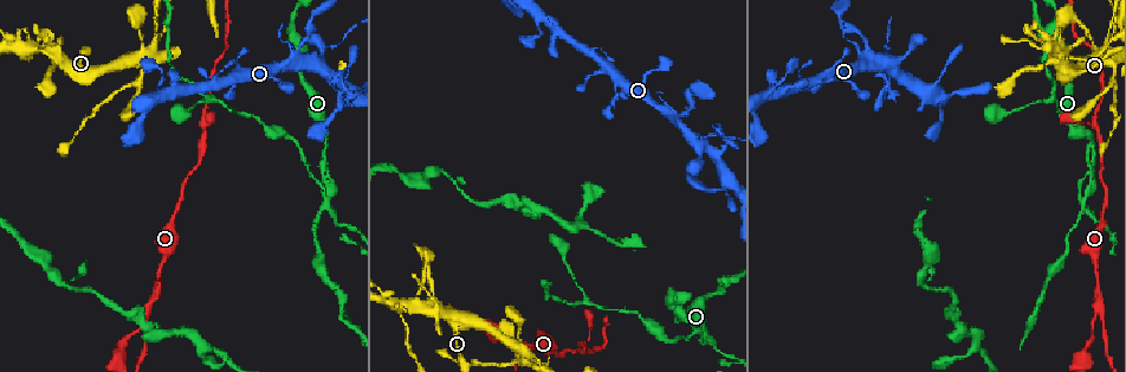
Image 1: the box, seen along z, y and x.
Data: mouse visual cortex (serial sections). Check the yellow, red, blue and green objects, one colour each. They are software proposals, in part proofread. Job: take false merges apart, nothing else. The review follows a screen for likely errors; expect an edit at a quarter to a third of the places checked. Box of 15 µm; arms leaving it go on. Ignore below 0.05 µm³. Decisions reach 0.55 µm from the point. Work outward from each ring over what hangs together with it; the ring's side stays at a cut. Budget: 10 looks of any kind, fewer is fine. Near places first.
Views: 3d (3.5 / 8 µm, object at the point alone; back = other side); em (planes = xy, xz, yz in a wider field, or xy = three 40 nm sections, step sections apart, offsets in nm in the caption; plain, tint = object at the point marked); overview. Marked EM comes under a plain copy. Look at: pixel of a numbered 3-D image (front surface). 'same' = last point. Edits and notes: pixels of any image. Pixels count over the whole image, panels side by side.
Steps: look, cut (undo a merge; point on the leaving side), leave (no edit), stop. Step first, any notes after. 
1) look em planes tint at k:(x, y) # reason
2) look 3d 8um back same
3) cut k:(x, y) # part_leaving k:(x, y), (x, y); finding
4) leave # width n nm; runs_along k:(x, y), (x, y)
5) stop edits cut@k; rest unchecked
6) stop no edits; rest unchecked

look 3d 3.5um back at 1:(1107, 39) # side arm on a straight run

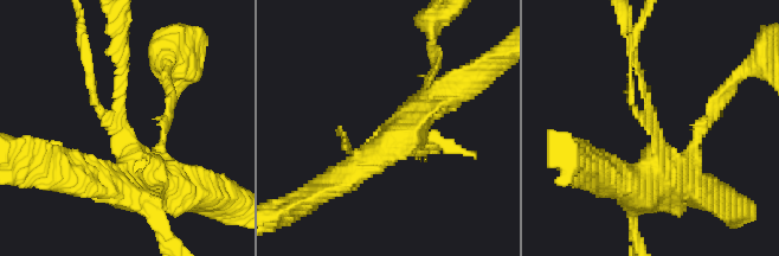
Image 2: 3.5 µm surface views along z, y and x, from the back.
look em xy step 2 tint at 2:(121, 132) # arms 3; arm_widths 100, 100, 400 nm

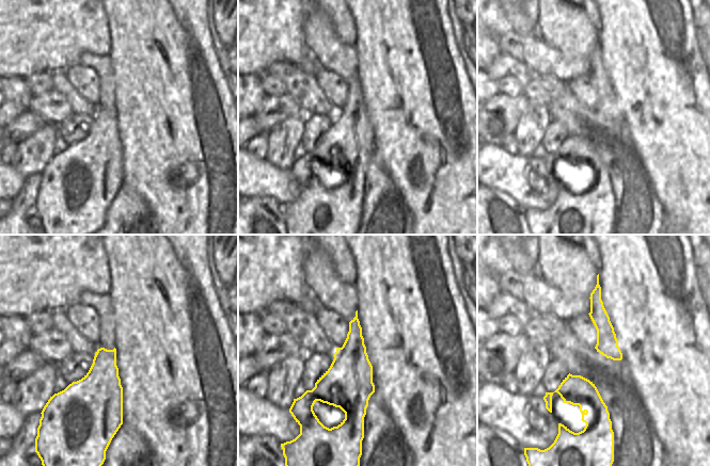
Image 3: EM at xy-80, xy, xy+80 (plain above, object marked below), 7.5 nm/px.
leave # continuous, no second cell

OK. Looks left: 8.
look 3d 8um back at 1:(402, 302) # four-way junction

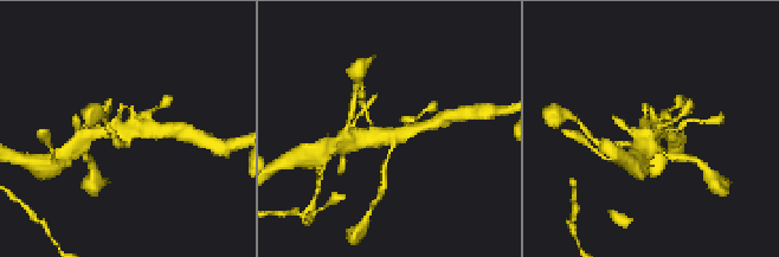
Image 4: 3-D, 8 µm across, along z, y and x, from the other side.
look em xy step 1 tint at 4:(126, 133) # shape alone is not enough

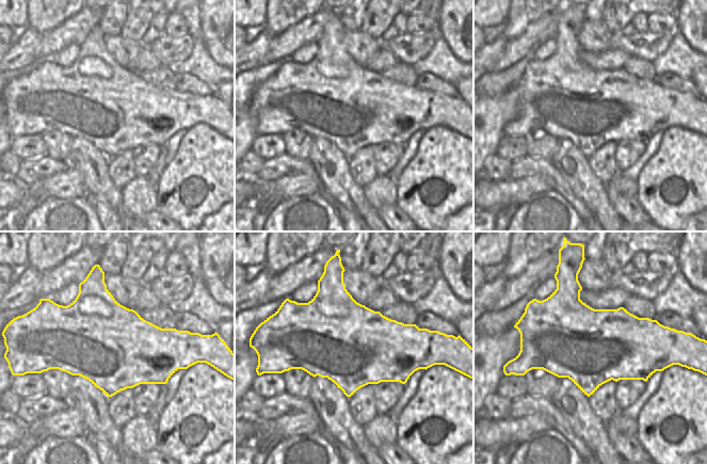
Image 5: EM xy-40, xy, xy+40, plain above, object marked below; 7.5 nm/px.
leave # runs_along 4:(91, 134), (143, 130), (149, 117); one cell here

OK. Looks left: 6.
look 3d 8um at 1:(202, 126) # three arms meet

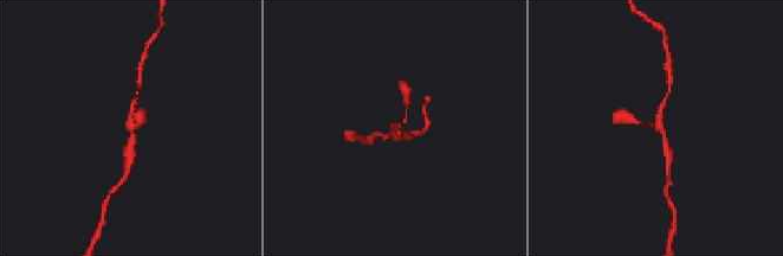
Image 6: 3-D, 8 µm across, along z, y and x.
look 3d 3.5um back at 6:(394, 128) # closer look

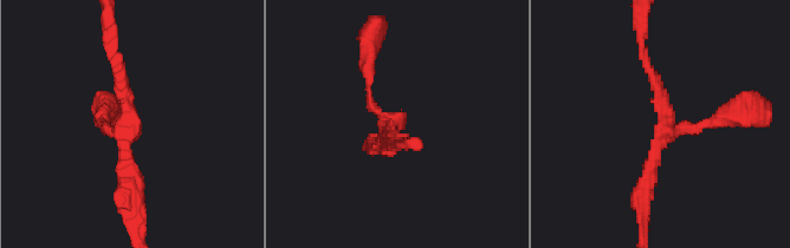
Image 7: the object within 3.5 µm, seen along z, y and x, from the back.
look em xy step 1 tint at 7:(389, 122) # arms 3; arm_widths 150, 150, 250 nm

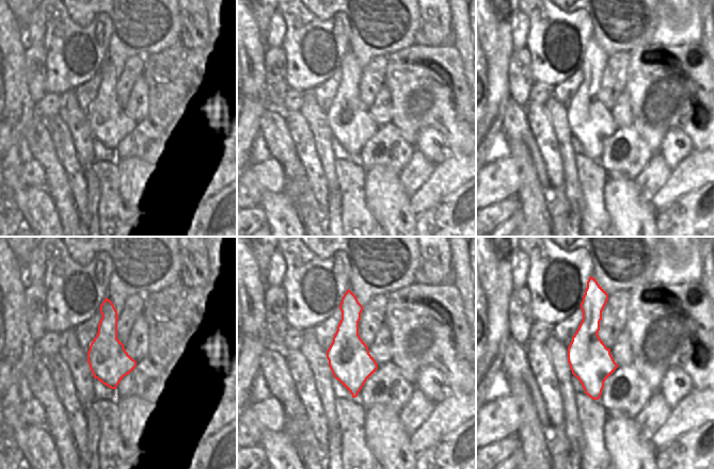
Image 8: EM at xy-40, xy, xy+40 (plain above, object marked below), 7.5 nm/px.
leave # runs_along 7:(130, 206), (130, 111), (115, 57); all the same cell

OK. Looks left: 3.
look 3d 3.5um at 1:(147, 311) # three-way junction

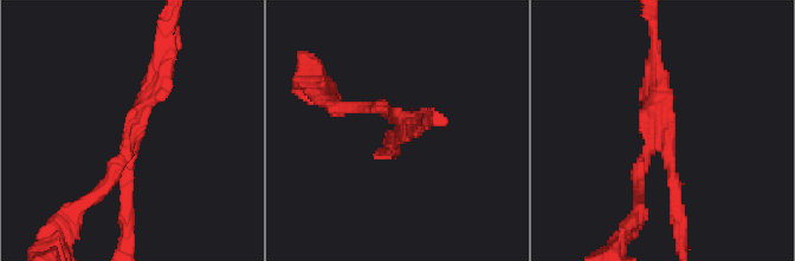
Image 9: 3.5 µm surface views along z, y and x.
look em xy step 5 tint at 9:(665, 137) # arms 3; arm_widths 150, 150, 200 nm

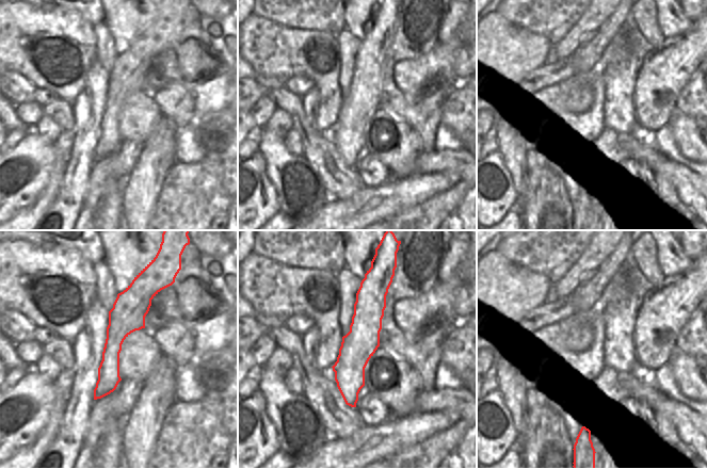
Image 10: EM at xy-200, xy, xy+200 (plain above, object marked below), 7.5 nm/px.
cut 9:(107, 183) # part_leaving 9:(129, 150), (56, 233); a second cell is stuck on

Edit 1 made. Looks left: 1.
stop edits cut@9; rest unchecked

